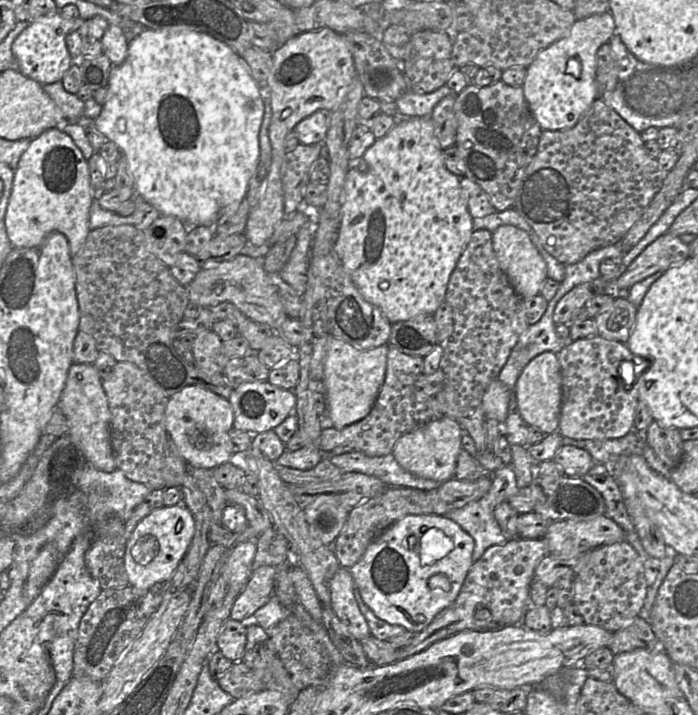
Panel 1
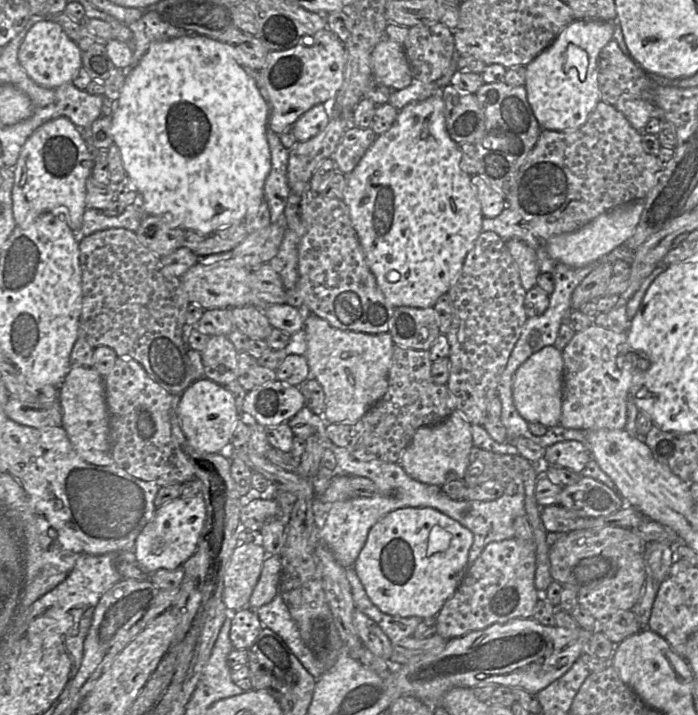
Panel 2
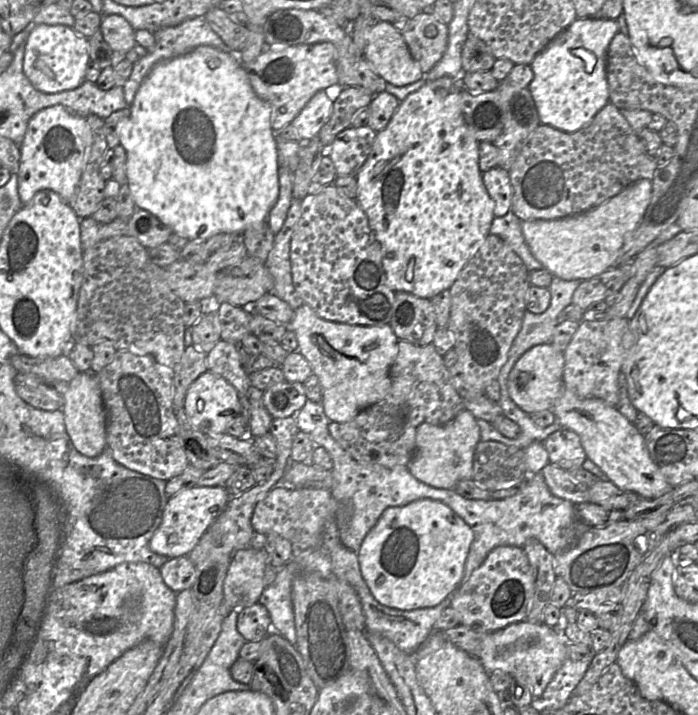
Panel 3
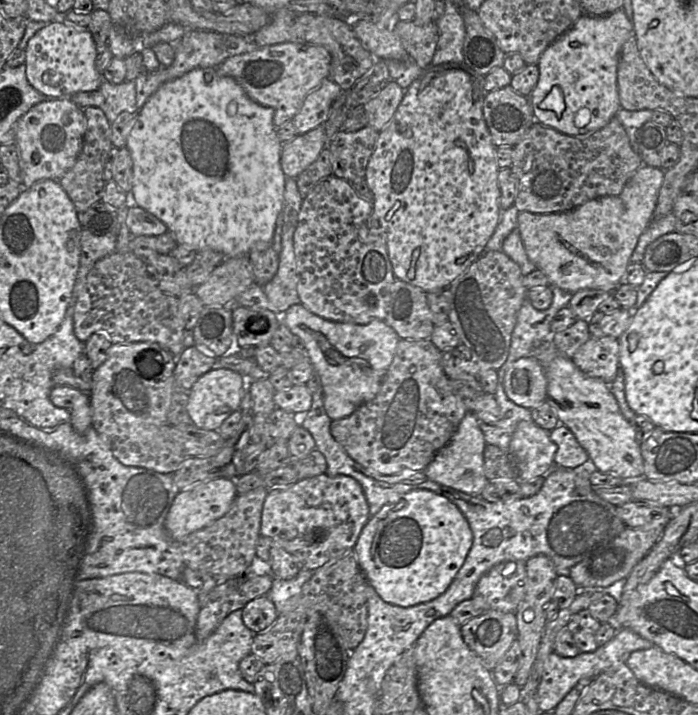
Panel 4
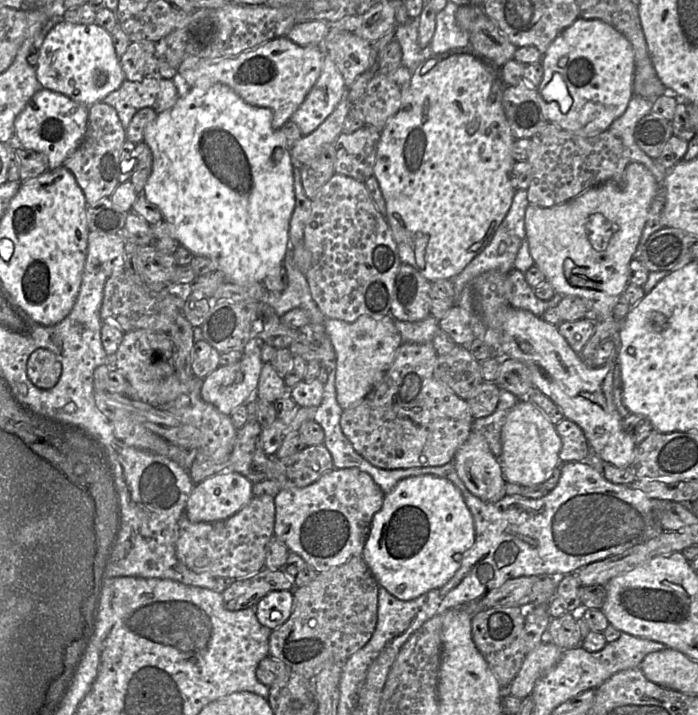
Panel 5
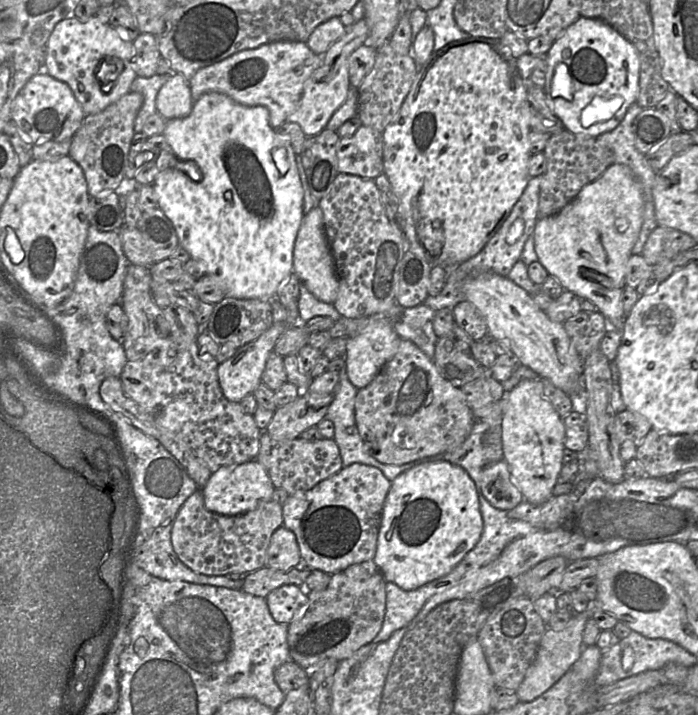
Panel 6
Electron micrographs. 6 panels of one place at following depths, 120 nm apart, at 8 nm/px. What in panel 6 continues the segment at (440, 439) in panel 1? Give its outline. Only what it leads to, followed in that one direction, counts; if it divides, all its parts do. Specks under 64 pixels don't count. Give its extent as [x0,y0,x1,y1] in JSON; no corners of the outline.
[481,460,524,510]

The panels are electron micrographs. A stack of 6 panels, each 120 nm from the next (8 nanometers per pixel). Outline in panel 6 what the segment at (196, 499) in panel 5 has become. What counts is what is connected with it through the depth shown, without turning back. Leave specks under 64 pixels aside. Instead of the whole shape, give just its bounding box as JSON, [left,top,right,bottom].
[200,460,275,516]

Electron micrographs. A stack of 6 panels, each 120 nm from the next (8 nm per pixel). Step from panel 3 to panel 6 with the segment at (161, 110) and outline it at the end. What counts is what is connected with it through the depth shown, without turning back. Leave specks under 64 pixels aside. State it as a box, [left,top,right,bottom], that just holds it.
[152,93,304,300]

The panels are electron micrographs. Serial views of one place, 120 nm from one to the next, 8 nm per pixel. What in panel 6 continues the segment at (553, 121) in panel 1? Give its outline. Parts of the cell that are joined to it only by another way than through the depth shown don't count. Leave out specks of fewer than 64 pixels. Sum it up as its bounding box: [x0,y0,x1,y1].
[545,16,640,138]

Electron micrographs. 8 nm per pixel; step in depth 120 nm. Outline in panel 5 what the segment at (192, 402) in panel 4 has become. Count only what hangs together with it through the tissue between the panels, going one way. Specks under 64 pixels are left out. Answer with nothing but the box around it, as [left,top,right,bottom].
[201,339,265,415]

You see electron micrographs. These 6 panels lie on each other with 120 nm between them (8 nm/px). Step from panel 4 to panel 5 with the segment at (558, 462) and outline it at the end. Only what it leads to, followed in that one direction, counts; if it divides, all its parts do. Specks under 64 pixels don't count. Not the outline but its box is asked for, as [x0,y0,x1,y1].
[555,418,590,463]

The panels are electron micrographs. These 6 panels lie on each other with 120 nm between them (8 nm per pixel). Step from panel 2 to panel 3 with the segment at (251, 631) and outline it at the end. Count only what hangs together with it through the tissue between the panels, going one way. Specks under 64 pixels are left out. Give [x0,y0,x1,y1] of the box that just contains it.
[237,603,271,642]

